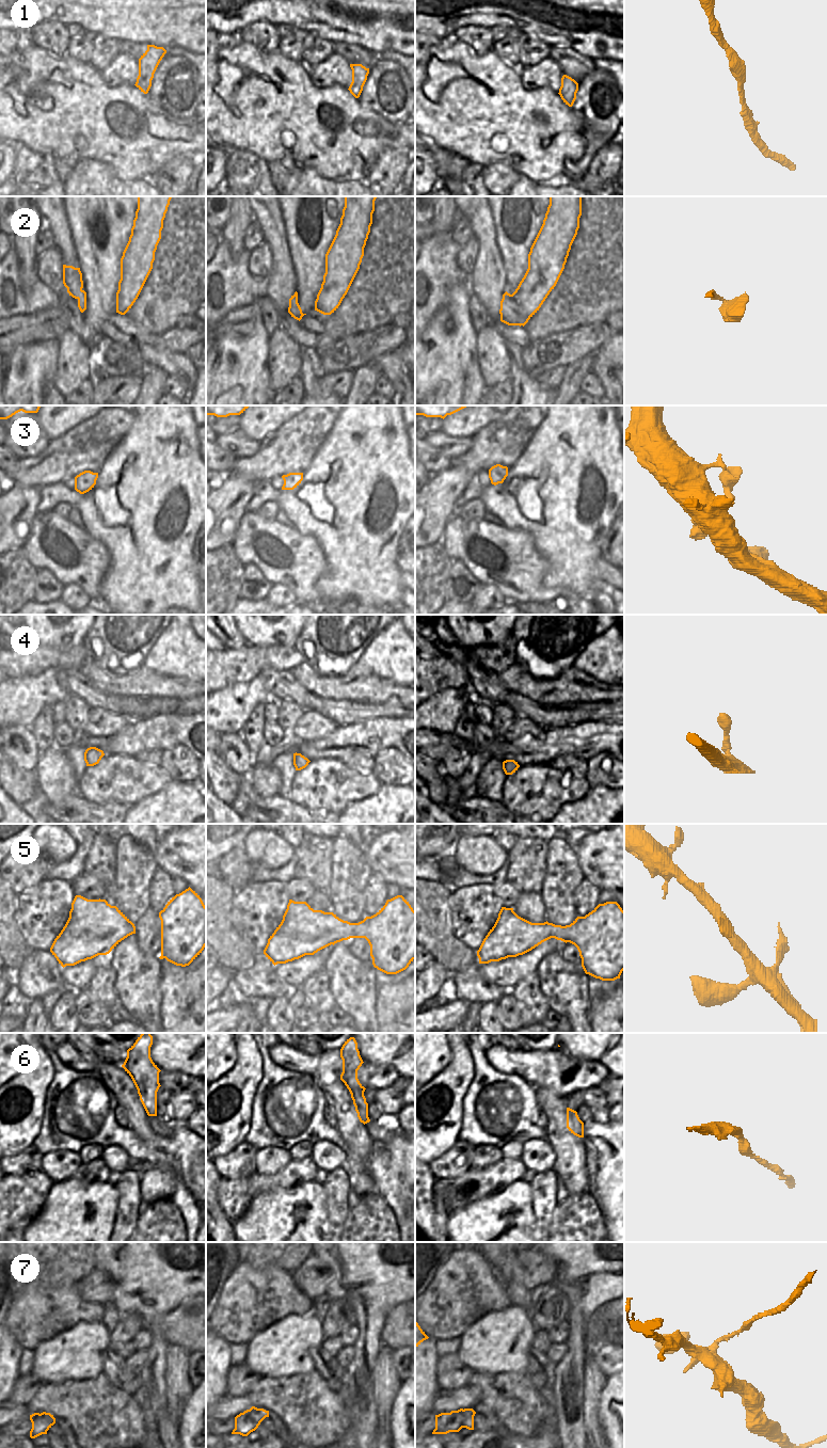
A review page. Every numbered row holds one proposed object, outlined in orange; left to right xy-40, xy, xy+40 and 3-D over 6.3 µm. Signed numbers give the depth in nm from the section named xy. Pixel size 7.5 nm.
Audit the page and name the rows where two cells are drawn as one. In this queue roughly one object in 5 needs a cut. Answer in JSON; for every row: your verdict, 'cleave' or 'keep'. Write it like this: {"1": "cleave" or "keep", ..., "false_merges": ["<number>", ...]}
{"1": "keep", "2": "cleave", "3": "keep", "4": "keep", "5": "keep", "6": "keep", "7": "cleave", "false_merges": ["2", "7"]}

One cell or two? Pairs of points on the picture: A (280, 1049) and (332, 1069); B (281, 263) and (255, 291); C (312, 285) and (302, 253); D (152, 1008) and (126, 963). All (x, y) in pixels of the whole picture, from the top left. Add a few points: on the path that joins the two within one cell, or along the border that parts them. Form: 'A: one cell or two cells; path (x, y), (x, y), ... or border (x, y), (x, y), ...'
A: one cell; path (292, 1060), (309, 1065), (319, 1065)
B: two cells; border (265, 281), (266, 295)
C: one cell; path (308, 277), (308, 260)
D: one cell; path (141, 997), (138, 991), (138, 974)

